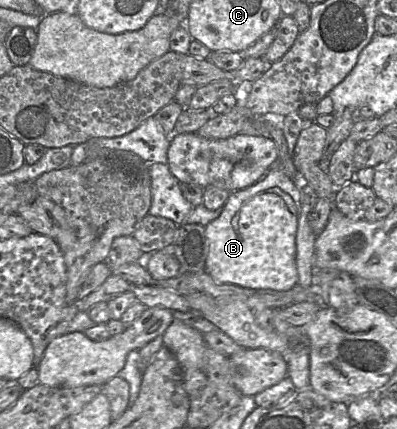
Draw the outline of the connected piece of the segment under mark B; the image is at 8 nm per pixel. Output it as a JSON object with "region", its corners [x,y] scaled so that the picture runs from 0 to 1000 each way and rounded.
{"region":[[[705,387],[683,389],[630,436],[587,445],[554,501],[516,527],[521,599],[516,632],[547,657],[630,674],[725,678],[751,660],[746,541],[756,499],[758,438]]]}

